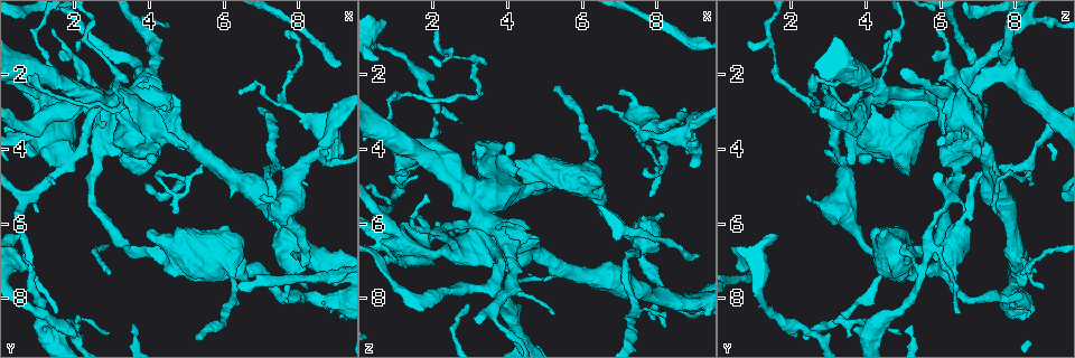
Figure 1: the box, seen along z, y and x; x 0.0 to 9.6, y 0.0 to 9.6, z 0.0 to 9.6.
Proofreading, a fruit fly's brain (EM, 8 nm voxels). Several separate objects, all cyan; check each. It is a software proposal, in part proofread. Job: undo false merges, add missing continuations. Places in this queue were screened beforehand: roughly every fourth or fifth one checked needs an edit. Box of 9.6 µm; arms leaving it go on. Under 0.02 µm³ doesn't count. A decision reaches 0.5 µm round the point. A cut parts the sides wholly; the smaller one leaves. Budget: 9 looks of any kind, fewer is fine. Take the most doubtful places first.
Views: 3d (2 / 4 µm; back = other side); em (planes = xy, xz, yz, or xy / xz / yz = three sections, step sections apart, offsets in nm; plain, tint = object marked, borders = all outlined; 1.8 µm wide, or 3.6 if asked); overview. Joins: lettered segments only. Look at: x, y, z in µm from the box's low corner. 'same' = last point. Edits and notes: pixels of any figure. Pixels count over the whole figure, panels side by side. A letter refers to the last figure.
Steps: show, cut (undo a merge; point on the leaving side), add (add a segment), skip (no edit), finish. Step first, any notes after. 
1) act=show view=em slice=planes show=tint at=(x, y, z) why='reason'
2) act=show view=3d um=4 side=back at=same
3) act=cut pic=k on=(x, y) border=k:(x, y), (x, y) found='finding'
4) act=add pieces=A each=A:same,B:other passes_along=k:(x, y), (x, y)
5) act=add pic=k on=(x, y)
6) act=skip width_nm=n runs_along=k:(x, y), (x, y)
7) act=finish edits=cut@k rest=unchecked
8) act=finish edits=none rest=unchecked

act=show view=em um=3.6 slice=yz step=8 show=tint at=(1.55, 3.85, 6.65) why='sudden change in width'

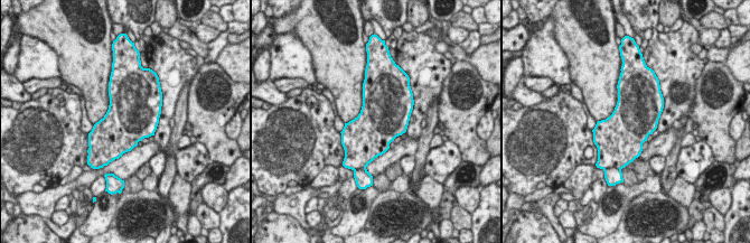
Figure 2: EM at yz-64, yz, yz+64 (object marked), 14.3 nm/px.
act=show view=em um=3.6 slice=planes show=borders at=same why='another direction'

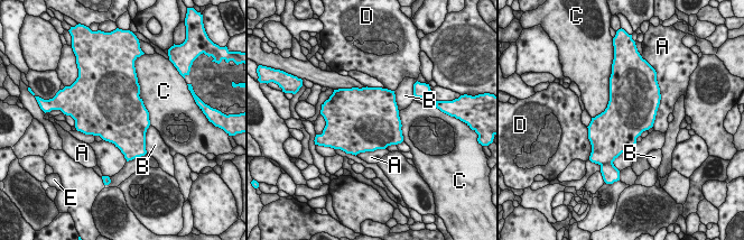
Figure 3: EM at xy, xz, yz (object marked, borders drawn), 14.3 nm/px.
act=skip longest_contact=C:600nm each=A:other,B:other,C:other,D:other,E:other border=3:(138, 84), (150, 125) found='continuous, no second neuron'

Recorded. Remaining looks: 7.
act=show view=3d um=4 side=back at=(8.70, 3.75, 3.45) why='sharp bend'

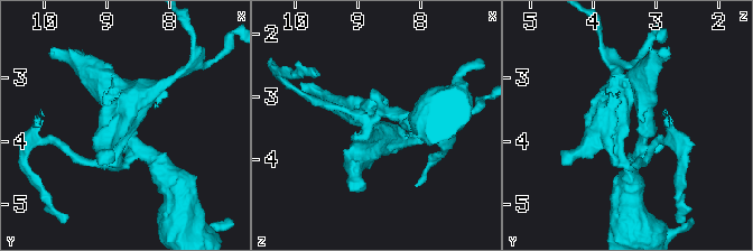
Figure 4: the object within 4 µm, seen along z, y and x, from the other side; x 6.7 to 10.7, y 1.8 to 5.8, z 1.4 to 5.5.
act=show view=em um=3.6 slice=planes show=borders at=(8.80, 3.80, 3.45) why='now the EM'

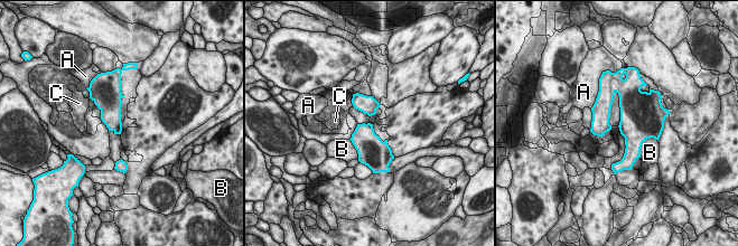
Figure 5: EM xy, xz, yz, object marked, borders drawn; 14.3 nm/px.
act=cut pic=5 on=(628, 90) each=A:other,B:other,C:other border=5:(614, 87), (615, 91) found='two neurons meet here'

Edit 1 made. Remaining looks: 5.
act=finish edits=cut@5 rest=unchecked

